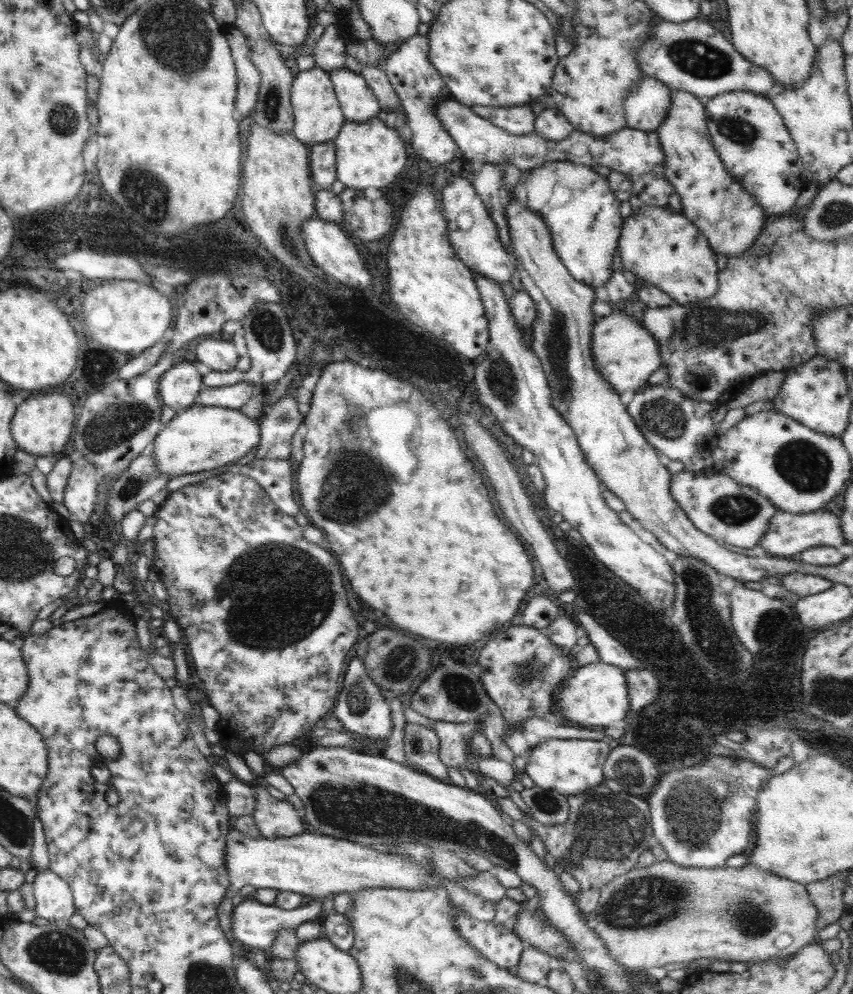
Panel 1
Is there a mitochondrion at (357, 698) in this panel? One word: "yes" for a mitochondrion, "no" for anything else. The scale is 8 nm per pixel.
yes

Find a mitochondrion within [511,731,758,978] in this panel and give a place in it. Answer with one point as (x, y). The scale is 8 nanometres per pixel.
(607, 828)

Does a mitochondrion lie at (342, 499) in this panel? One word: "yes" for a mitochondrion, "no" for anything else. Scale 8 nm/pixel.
yes

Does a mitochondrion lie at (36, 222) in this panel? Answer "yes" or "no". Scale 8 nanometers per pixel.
no

